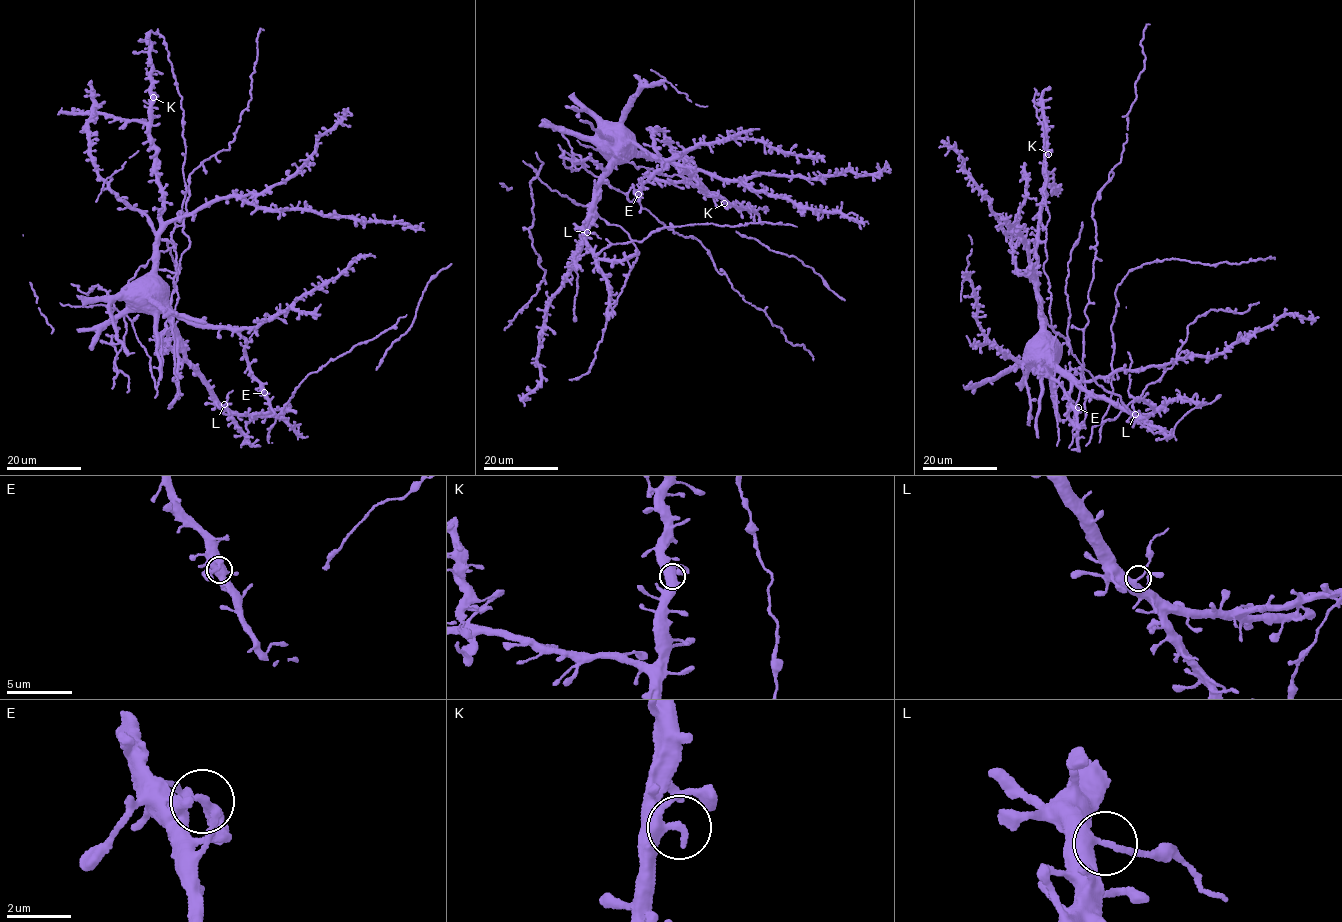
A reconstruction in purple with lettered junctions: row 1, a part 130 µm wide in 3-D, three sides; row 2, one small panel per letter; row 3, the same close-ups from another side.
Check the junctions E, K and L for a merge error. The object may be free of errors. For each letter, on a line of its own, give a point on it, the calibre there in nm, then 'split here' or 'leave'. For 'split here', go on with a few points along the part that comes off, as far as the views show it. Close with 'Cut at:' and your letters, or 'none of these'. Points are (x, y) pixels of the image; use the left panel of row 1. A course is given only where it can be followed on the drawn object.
E: (264, 392) | 320 nm | leave
K: (153, 97) | 360 nm | leave
L: (224, 404) | 400 nm | split here | (224, 405), (227, 394), (232, 390)
Cut at: L

